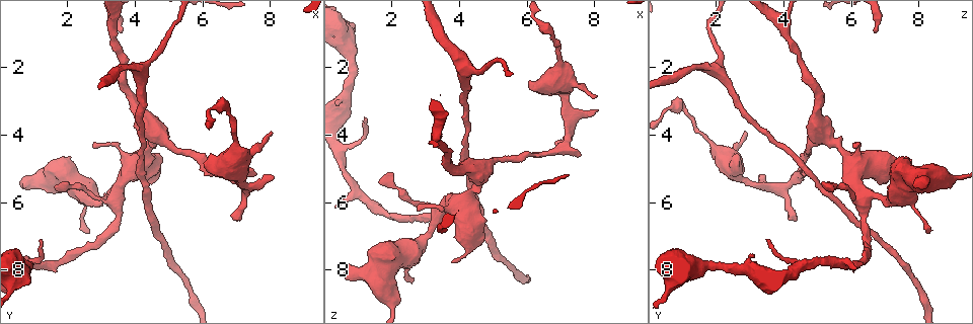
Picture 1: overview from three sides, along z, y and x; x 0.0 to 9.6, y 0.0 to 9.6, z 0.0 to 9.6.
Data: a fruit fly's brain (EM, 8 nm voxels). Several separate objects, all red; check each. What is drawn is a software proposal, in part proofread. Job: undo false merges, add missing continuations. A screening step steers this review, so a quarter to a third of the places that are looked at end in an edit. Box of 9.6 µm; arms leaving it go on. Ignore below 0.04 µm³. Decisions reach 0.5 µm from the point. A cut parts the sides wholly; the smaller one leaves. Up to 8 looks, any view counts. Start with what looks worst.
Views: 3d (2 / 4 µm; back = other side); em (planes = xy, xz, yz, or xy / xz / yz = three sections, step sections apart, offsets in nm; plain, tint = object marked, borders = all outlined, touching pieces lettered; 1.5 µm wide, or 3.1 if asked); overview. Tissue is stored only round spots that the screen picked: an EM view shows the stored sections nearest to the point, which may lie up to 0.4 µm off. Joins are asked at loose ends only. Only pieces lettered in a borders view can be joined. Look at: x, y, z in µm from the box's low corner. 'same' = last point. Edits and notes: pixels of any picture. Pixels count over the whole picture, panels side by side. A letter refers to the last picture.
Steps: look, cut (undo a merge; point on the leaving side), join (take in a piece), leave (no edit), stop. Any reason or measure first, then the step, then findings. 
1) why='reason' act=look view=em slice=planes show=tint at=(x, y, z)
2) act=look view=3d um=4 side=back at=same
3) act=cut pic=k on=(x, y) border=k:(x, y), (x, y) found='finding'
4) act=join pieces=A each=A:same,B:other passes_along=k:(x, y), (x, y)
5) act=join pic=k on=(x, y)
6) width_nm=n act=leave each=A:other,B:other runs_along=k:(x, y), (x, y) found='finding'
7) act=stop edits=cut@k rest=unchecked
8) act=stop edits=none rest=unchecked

why='free end' act=look view=3d um=4 side=back at=(8.10, 5.20, 3.20)

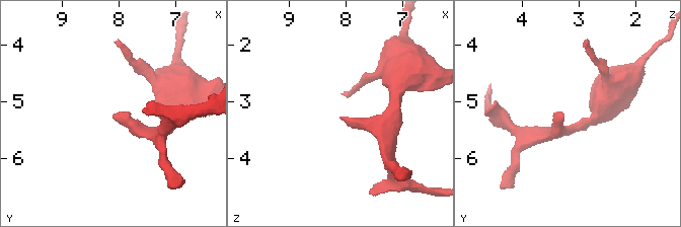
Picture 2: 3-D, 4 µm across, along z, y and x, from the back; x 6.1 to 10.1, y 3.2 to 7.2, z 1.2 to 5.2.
act=look view=em slice=planes show=tint at=(8.05, 5.20, 3.25)

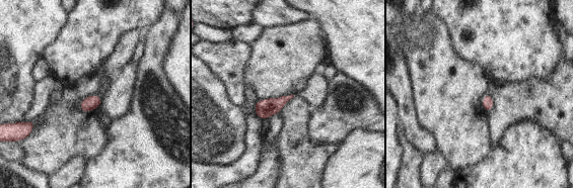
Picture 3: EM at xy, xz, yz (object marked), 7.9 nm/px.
why='see the neighbours' act=look view=em slice=planes show=borders at=same

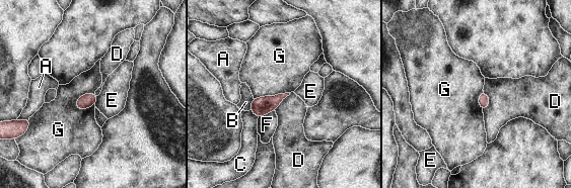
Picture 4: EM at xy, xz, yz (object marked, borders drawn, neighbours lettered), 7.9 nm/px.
act=leave each=A:other,B:other,C:other,D:other,E:other,F:other,G:other border=4:(94, 92), (82, 94), (76, 108) found='none of them fits'

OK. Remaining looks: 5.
why='free end' act=look view=em slice=planes show=borders at=(6.95, 6.45, 4.40)

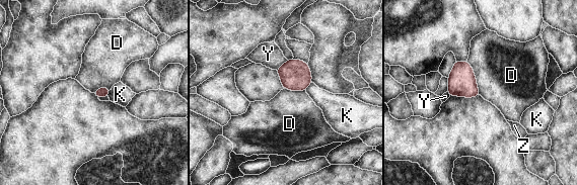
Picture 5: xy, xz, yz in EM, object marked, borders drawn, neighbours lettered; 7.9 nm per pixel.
act=leave each=D:other,K:other,Y:other,Z:other found='no lettered piece goes on from it'

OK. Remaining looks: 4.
why='thick turns thin' act=look view=em slice=xz step=8 show=borders at=(3.75, 5.15, 6.00)

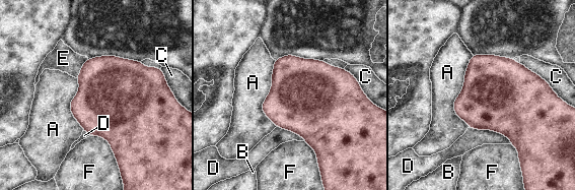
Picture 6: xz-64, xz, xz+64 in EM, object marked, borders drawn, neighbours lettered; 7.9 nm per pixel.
width_nm=550 act=leave each=A:other,B:other,C:other,D:other,E:other,F:other border=6:(473, 55), (453, 105), (468, 127) found='continuous, no second neuron'

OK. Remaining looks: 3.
act=stop edits=none rest=unchecked

